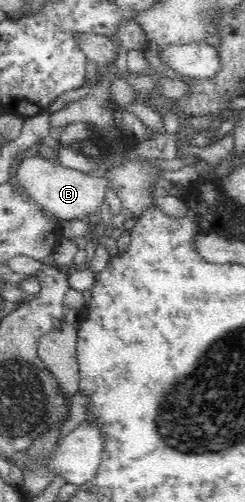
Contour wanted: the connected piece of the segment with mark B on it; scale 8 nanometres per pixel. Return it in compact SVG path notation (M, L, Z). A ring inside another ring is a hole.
M44 150L38 156L27 157L18 166L16 179L20 188L24 189L33 202L47 209L59 220L84 220L97 209L103 209L107 205L105 197L109 188L105 178L100 179L100 177L61 166L50 152Z

